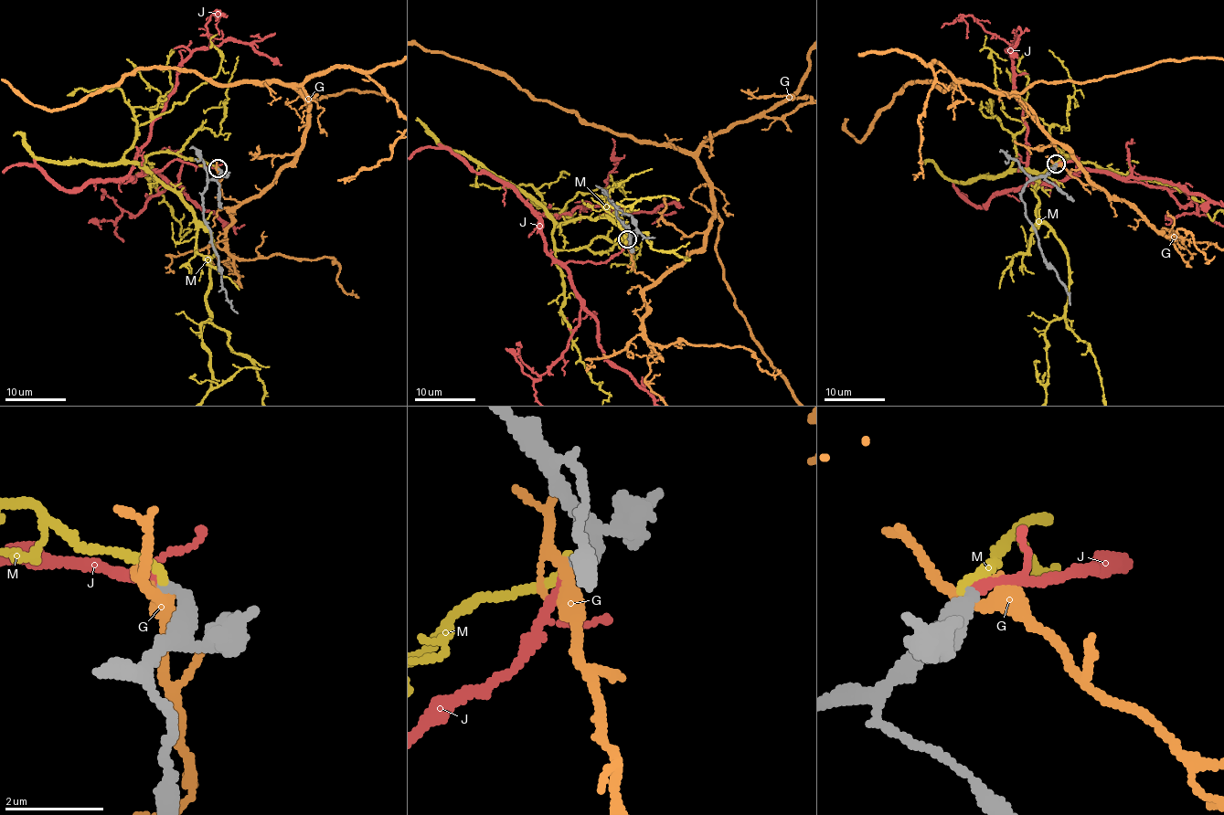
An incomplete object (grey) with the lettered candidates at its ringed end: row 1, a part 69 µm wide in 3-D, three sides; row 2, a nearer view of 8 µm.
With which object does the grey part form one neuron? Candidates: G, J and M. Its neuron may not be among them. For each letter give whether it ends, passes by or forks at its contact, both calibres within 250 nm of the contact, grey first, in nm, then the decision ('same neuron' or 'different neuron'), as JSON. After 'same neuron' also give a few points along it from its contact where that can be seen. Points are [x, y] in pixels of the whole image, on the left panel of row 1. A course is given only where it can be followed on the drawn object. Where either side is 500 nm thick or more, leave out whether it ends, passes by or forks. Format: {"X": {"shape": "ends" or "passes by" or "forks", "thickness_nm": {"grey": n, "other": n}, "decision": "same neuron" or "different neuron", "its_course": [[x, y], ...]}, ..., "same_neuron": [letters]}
{"G": {"shape": "forks", "thickness_nm": {"grey": 340, "other": 240}, "decision": "different neuron"}, "J": {"shape": "ends", "thickness_nm": {"grey": 320, "other": 200}, "decision": "same neuron", "its_course": [[218, 168], [173, 159], [130, 174], [177, 68], [207, 47], [206, 24], [219, 13], [216, 21]]}, "M": {"shape": "ends", "thickness_nm": {"grey": 340, "other": 180}, "decision": "different neuron"}, "same_neuron": ["J"]}

